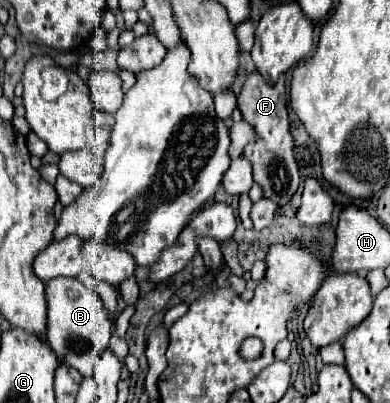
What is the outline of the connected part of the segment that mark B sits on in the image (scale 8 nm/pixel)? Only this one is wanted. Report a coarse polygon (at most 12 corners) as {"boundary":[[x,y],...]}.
{"boundary":[[78,278],[46,284],[46,342],[92,376],[112,322]]}

